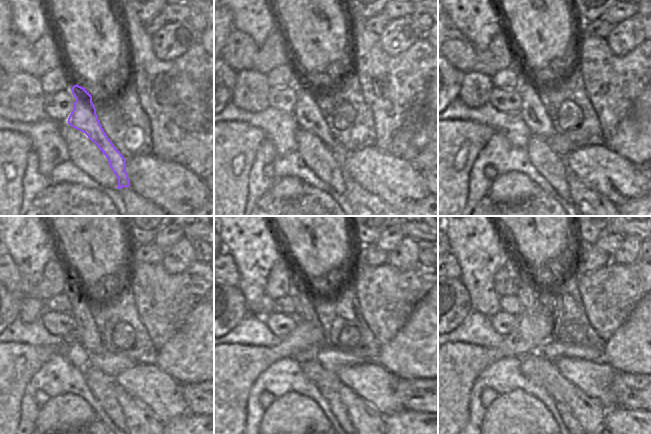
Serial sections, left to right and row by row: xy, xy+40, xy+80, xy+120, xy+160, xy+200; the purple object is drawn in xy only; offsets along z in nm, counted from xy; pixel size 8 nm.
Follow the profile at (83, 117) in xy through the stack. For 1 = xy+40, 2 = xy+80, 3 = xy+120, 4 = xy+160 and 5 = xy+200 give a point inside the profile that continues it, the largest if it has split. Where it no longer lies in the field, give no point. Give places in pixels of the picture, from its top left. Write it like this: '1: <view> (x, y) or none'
1: xy+40 (307, 113)
2: xy+80 (532, 111)
3: xy+120 (85, 332)
4: xy+160 (302, 293)
5: xy+200 (520, 272)

